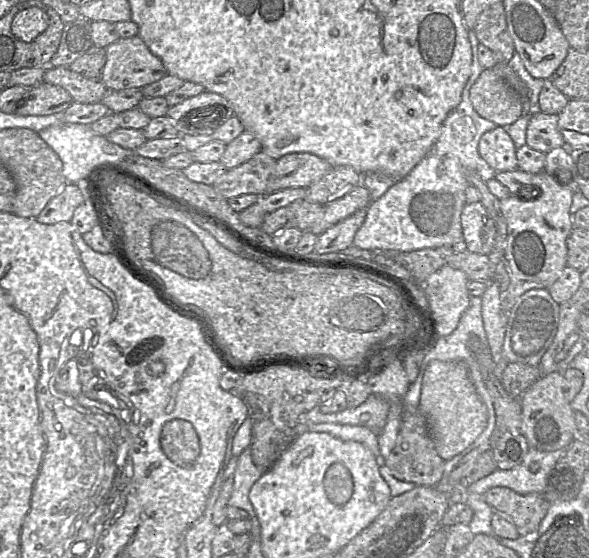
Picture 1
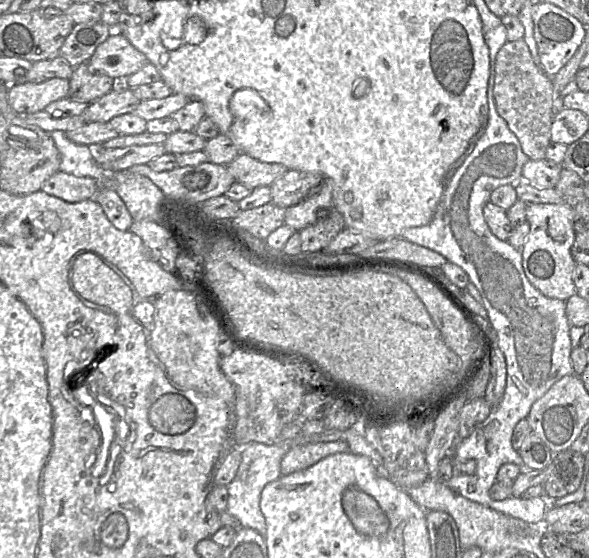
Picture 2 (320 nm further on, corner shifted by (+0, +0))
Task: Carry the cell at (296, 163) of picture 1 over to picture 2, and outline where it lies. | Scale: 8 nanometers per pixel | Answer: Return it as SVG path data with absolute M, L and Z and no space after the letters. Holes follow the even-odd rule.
M240 153L227 166L235 182L245 185L250 190L270 186L288 170L282 164L261 162L245 153Z

